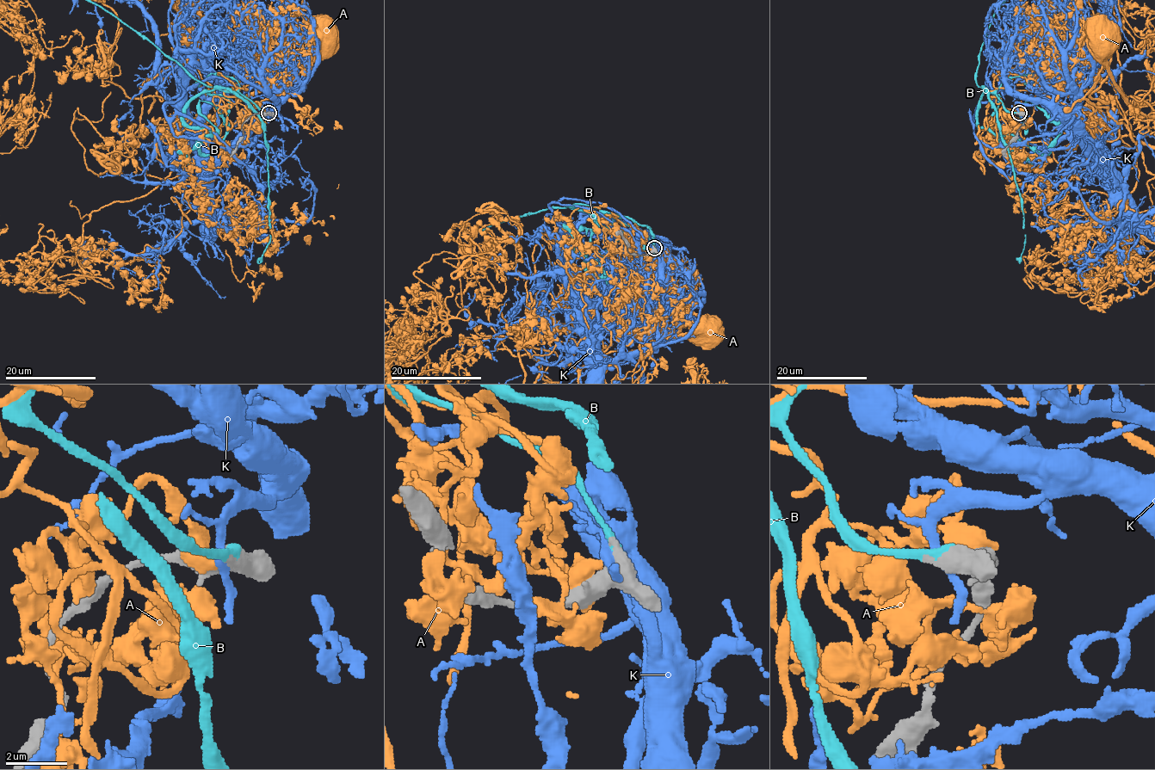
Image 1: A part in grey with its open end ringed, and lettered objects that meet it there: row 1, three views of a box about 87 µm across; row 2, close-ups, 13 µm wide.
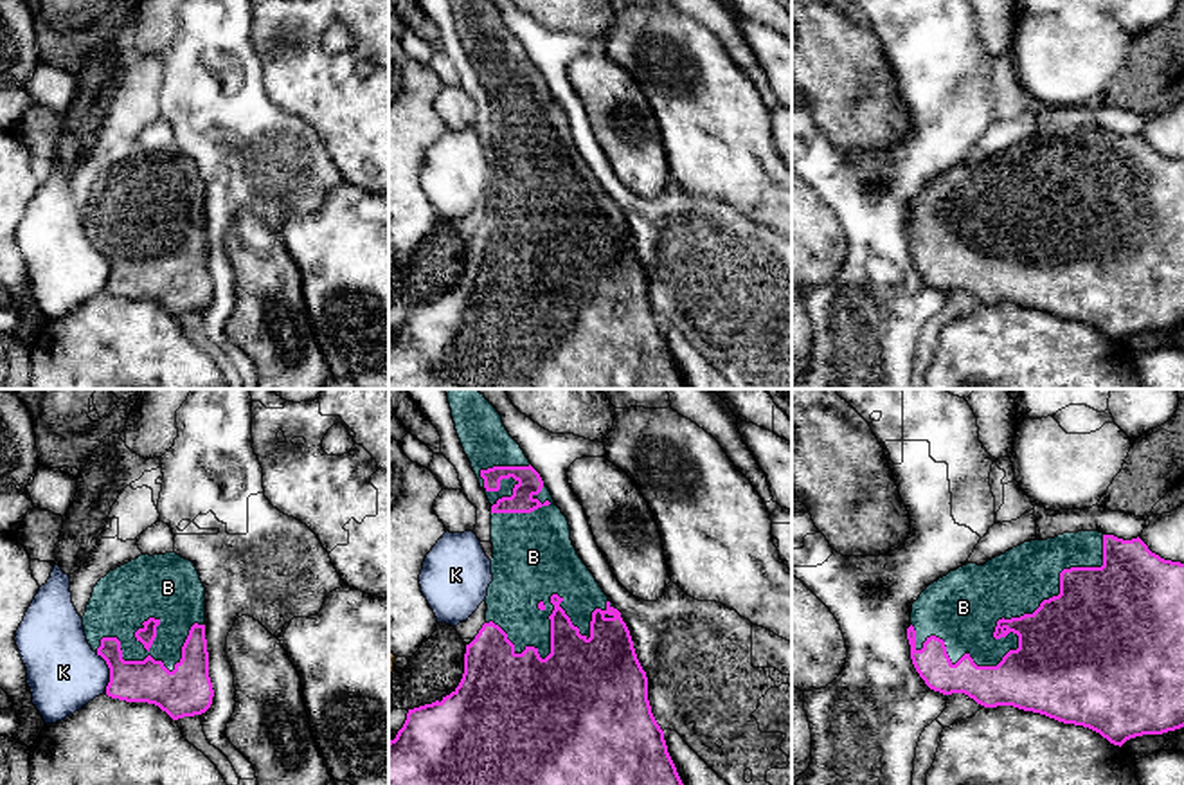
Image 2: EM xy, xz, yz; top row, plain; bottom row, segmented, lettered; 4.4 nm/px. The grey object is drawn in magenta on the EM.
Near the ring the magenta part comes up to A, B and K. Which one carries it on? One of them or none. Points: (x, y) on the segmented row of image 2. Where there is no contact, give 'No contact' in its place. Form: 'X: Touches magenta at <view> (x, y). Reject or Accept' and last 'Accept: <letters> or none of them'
A: No contact. Reject
B: Touches magenta at yz (995, 629). Accept
K: Touches magenta at xy (110, 672). Reject
Accept: B

